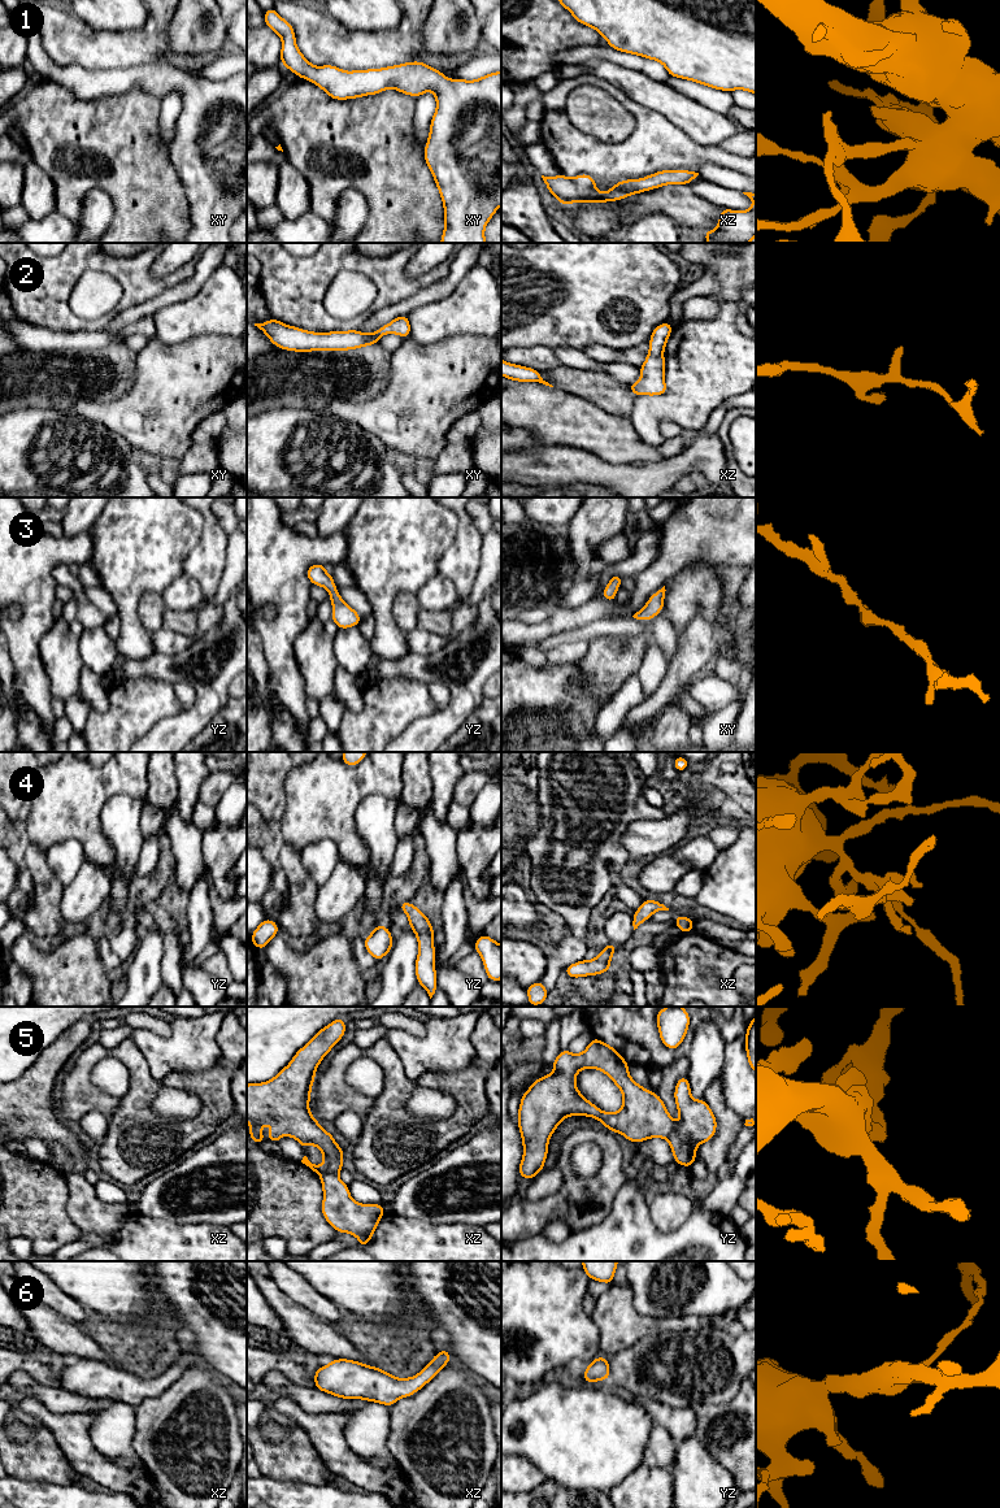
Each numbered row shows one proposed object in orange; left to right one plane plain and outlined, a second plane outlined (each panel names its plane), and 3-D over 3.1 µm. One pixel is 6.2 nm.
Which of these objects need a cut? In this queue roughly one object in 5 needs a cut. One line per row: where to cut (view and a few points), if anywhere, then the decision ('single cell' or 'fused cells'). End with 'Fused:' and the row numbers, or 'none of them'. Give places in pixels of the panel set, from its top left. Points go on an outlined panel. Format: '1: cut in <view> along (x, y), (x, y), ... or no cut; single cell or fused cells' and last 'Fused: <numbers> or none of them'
1: no cut; single cell
2: no cut; single cell
3: no cut; single cell
4: no cut; single cell
5: cut in xz along (337, 1173), (322, 1173), (320, 1176); fused cells
6: no cut; single cell
Fused: 5

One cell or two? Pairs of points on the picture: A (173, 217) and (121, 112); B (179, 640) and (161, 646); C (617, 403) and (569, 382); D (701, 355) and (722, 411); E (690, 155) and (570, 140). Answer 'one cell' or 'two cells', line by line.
A: one cell
B: one cell
C: one cell
D: two cells
E: one cell

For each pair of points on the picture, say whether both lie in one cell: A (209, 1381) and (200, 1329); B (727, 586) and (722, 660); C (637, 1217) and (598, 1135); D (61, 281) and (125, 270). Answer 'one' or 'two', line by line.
A: two
B: one
C: two
D: one

